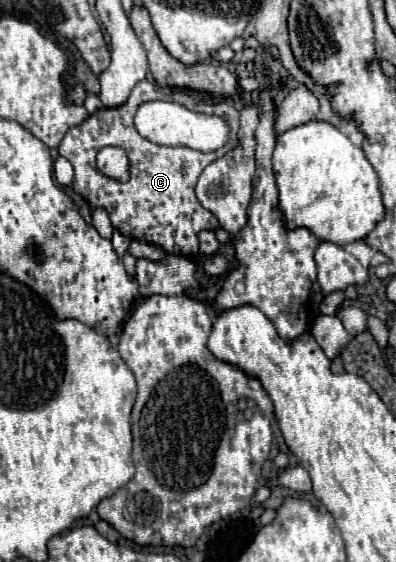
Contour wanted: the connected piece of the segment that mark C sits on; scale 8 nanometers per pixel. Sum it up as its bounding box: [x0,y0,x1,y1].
[58,81,240,261]

